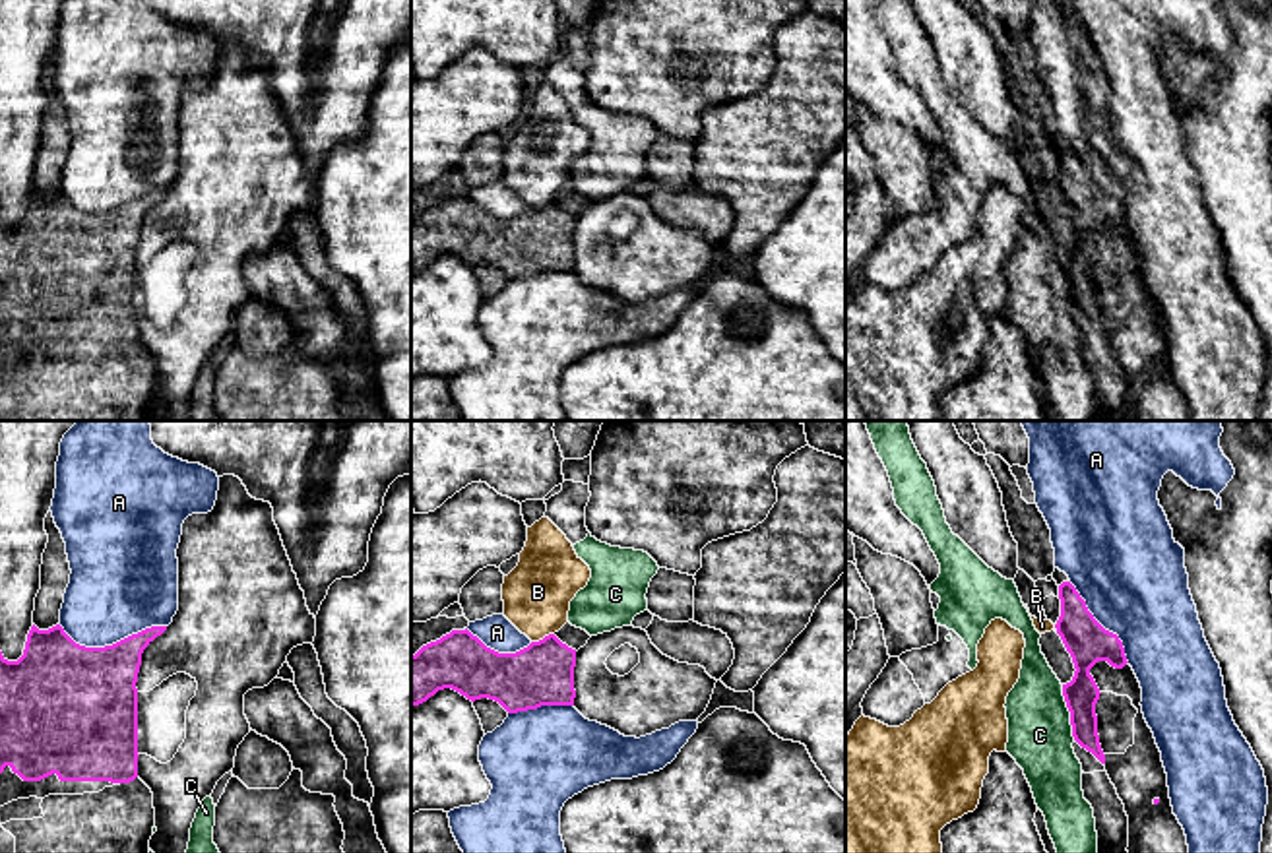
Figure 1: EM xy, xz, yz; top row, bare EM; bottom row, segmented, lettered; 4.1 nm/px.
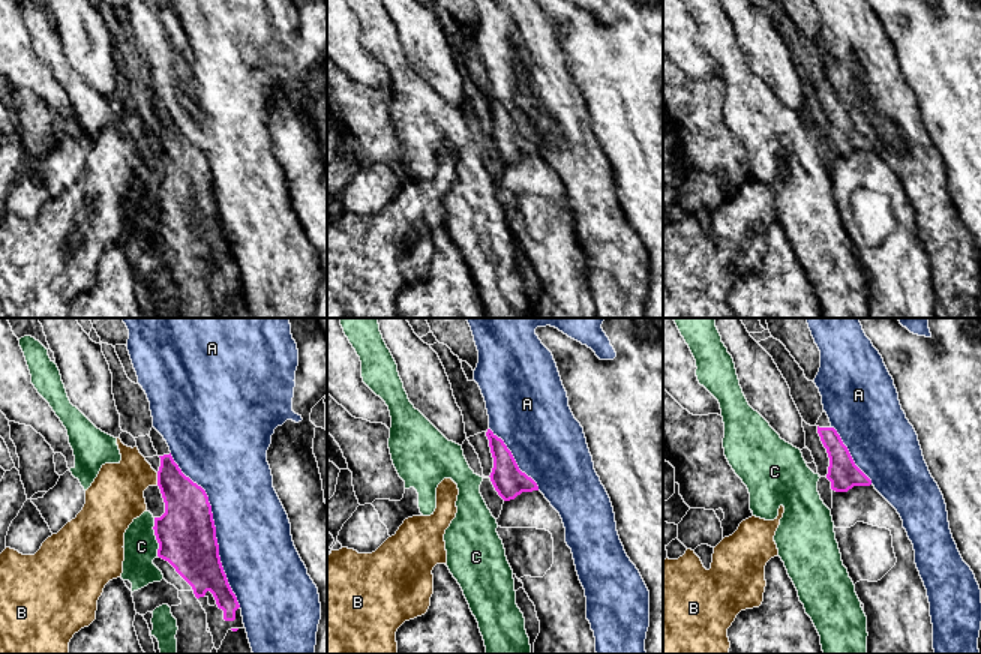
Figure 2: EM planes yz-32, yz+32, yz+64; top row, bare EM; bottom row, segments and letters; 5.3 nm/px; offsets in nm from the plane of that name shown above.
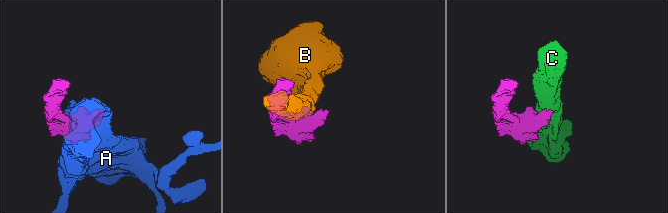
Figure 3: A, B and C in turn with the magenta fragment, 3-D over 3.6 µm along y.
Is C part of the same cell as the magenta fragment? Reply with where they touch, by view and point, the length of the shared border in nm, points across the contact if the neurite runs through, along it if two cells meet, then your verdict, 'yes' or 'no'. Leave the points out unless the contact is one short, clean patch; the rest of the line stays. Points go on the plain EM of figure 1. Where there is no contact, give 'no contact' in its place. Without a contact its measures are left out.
contact yz (1069, 276); length 240 nm; border yz (1061, 251), (1075, 305); no

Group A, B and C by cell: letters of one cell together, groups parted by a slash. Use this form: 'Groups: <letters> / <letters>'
Groups: A / B / C

